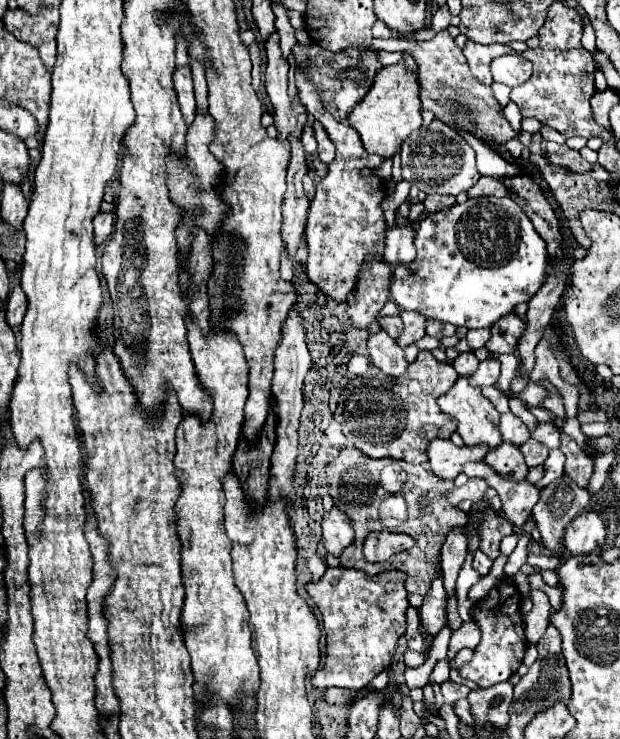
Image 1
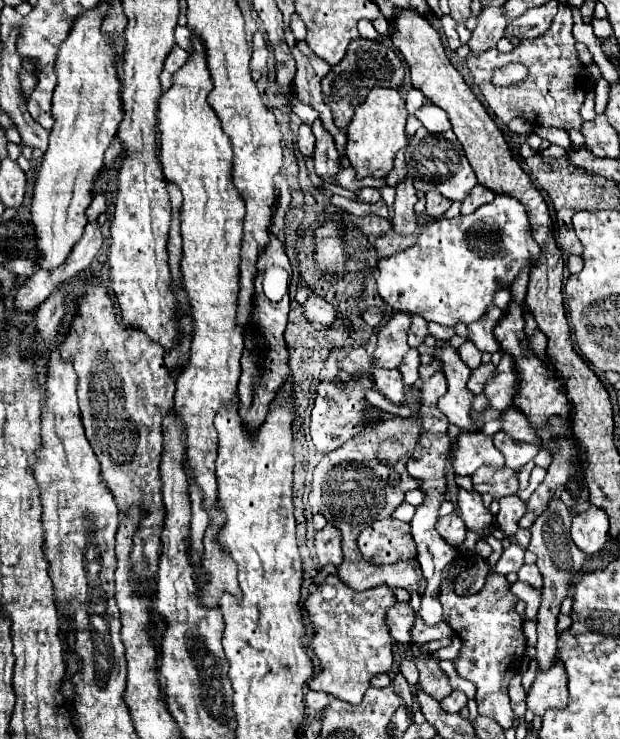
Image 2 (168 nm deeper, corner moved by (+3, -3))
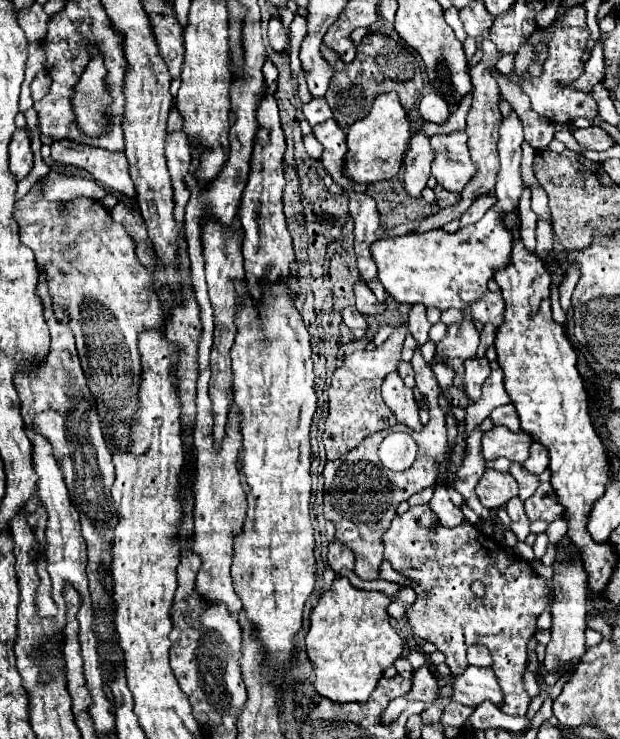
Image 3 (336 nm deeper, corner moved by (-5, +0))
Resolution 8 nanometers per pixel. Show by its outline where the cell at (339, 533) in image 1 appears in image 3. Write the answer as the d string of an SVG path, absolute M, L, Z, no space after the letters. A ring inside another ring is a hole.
M334 540L328 548L328 566L338 574L342 568L352 570L354 568L354 554L350 552L350 548L346 548L340 540Z

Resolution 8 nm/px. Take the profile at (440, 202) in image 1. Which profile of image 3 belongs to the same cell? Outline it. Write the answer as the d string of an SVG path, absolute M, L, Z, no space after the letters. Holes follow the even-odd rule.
M436 186L436 188L434 188L434 194L436 194L436 204L438 204L438 208L448 208L448 206L454 206L454 204L458 202L458 194L448 192L448 190L444 190L442 186Z

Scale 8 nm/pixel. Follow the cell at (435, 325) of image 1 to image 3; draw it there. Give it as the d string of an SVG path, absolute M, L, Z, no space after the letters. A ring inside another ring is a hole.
M414 304L412 312L410 312L410 334L418 340L418 344L426 344L428 342L428 330L430 330L430 322L426 320L426 306L422 304Z

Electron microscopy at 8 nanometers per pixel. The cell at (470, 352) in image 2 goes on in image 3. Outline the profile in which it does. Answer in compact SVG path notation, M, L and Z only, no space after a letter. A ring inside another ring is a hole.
M486 324L480 332L480 346L478 346L478 356L484 356L486 350L494 344L494 336L496 336L496 328L492 324Z

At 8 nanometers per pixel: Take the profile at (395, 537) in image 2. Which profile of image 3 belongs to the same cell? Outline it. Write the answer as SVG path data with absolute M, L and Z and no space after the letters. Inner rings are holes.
M412 506L406 514L394 516L382 538L384 560L408 576L416 592L416 602L408 608L412 636L436 644L446 656L452 674L460 674L468 666L466 652L470 646L488 648L492 670L504 692L500 710L510 716L524 716L530 704L522 686L526 646L536 630L536 618L548 602L546 582L532 572L526 560L508 560L502 544L470 522L452 530L438 526L436 532L426 532L434 520L436 516L430 506ZM476 580L486 588L482 598L470 590Z

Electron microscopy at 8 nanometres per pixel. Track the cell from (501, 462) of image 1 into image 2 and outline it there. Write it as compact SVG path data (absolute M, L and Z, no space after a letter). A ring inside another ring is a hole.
M480 467L472 475L472 485L476 493L490 493L494 499L502 499L518 491L516 471L510 471L508 467L504 467L502 471L494 471L492 467Z

